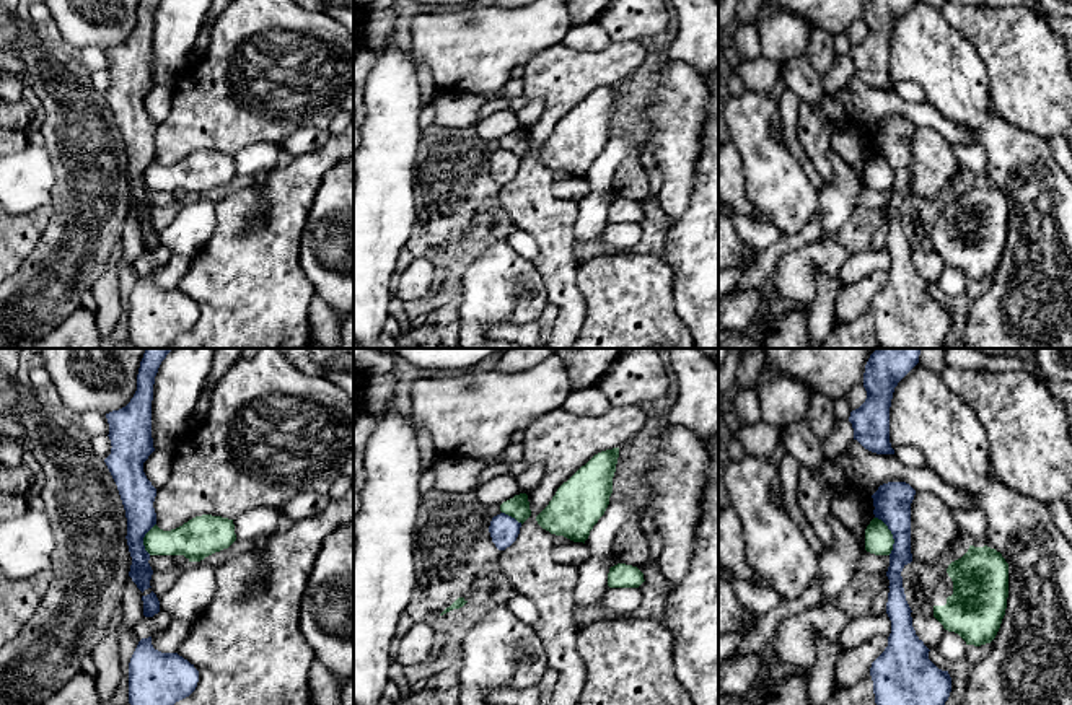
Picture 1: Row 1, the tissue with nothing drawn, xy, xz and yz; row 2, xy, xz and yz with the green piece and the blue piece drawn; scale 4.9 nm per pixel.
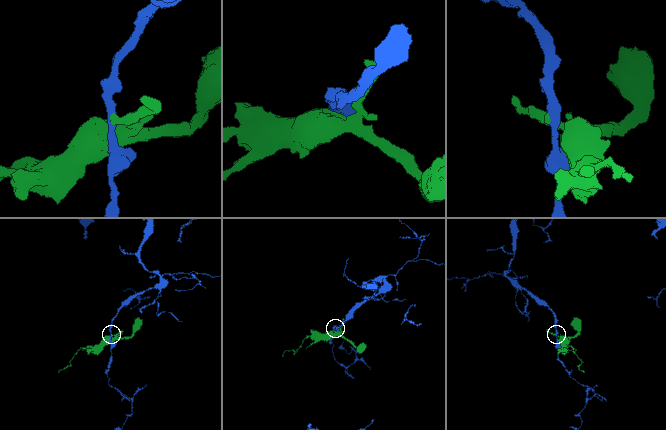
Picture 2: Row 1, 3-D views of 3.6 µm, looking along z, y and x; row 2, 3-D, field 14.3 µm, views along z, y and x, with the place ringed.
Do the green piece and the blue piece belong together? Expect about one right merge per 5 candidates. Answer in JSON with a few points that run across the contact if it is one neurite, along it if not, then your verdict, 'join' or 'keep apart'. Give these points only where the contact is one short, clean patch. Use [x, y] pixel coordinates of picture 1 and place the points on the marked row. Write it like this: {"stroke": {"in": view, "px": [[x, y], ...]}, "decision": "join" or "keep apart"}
{"stroke": {"in": "yz", "px": [[875, 516], [891, 534], [893, 549], [890, 554]]}, "decision": "keep apart"}

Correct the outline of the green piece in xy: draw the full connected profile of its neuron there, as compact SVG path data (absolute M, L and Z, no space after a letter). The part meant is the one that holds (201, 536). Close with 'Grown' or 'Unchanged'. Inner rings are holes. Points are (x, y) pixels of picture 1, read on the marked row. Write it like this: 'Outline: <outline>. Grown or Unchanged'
Outline: M202 515L171 531L155 524L145 534L143 545L150 555L184 555L189 562L200 562L235 541L233 519Z. Unchanged

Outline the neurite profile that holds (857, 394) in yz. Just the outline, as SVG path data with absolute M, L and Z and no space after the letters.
M855 384L844 396L844 401L849 404L850 410L859 409L867 399L867 391L863 384Z

